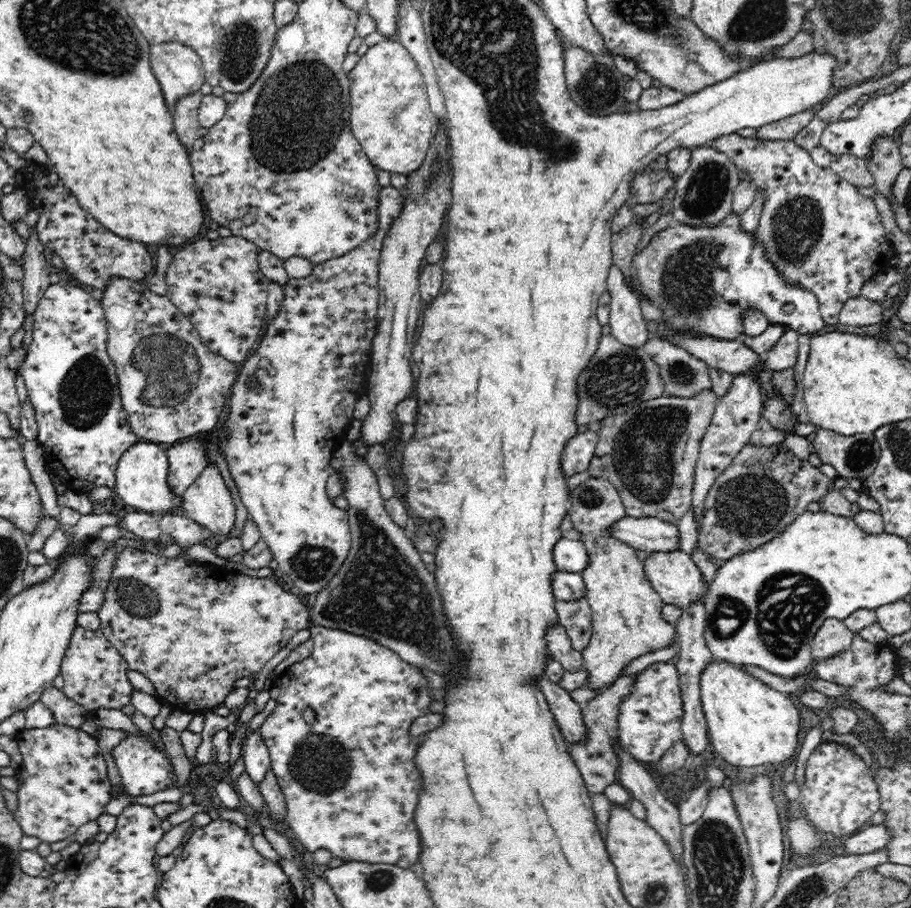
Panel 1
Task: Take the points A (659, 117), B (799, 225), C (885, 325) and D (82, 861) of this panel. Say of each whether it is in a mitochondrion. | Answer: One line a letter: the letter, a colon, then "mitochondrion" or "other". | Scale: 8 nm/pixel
A: other
B: mitochondrion
C: other
D: other

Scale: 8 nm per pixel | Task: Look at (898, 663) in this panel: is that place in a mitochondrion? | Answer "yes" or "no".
no

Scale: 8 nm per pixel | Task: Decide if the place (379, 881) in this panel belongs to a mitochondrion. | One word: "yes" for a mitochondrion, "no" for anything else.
yes

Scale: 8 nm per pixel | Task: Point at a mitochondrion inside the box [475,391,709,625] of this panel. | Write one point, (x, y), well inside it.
(642, 458)

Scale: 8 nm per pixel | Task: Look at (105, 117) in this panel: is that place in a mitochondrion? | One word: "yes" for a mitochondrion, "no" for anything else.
no

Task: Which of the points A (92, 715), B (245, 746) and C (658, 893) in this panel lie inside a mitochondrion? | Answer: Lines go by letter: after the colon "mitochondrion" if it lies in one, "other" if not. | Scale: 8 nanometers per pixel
A: other
B: other
C: mitochondrion

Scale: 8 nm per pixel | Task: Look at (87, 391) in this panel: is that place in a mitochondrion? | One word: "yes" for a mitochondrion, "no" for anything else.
yes

